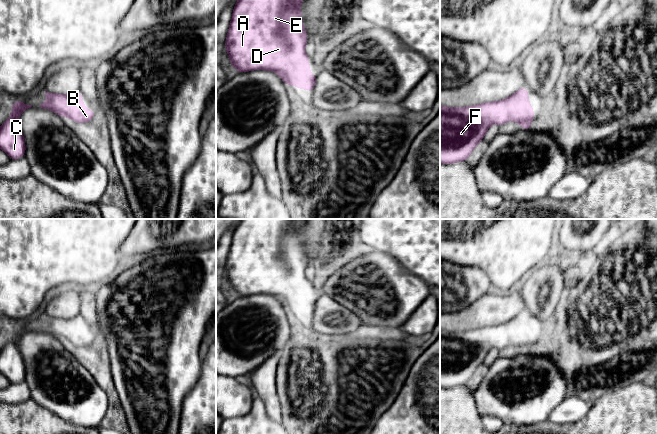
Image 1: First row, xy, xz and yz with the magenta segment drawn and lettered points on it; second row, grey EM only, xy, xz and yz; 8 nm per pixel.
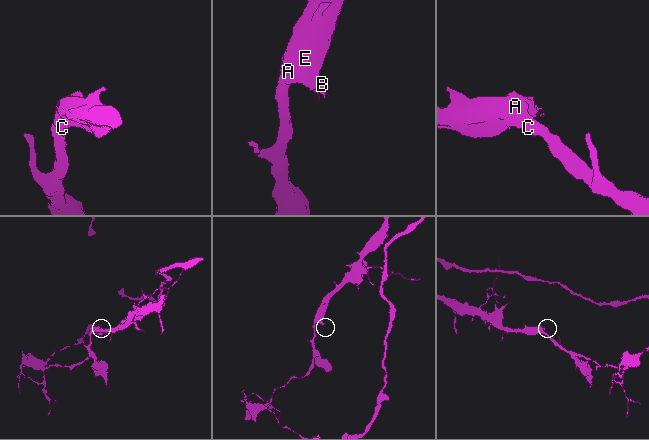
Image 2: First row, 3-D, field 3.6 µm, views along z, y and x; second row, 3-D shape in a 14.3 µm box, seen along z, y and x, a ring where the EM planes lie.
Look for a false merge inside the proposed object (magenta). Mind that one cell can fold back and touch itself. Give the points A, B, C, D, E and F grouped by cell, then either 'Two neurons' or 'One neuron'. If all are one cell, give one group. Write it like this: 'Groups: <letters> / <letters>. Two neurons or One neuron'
Groups: A B C D E F. One neuron

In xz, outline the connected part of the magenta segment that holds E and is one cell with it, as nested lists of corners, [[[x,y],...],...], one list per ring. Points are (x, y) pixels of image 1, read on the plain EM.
[[[240,219],[234,229],[232,243],[225,265],[226,277],[237,296],[267,294],[276,296],[285,309],[314,315],[317,300],[310,298],[309,282],[304,276],[308,266],[307,256],[302,247],[299,229],[306,219]]]

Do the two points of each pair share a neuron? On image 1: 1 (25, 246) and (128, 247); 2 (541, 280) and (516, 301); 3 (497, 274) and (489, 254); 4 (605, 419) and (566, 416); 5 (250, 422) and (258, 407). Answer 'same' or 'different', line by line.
1: different
2: different
3: same
4: different
5: same

